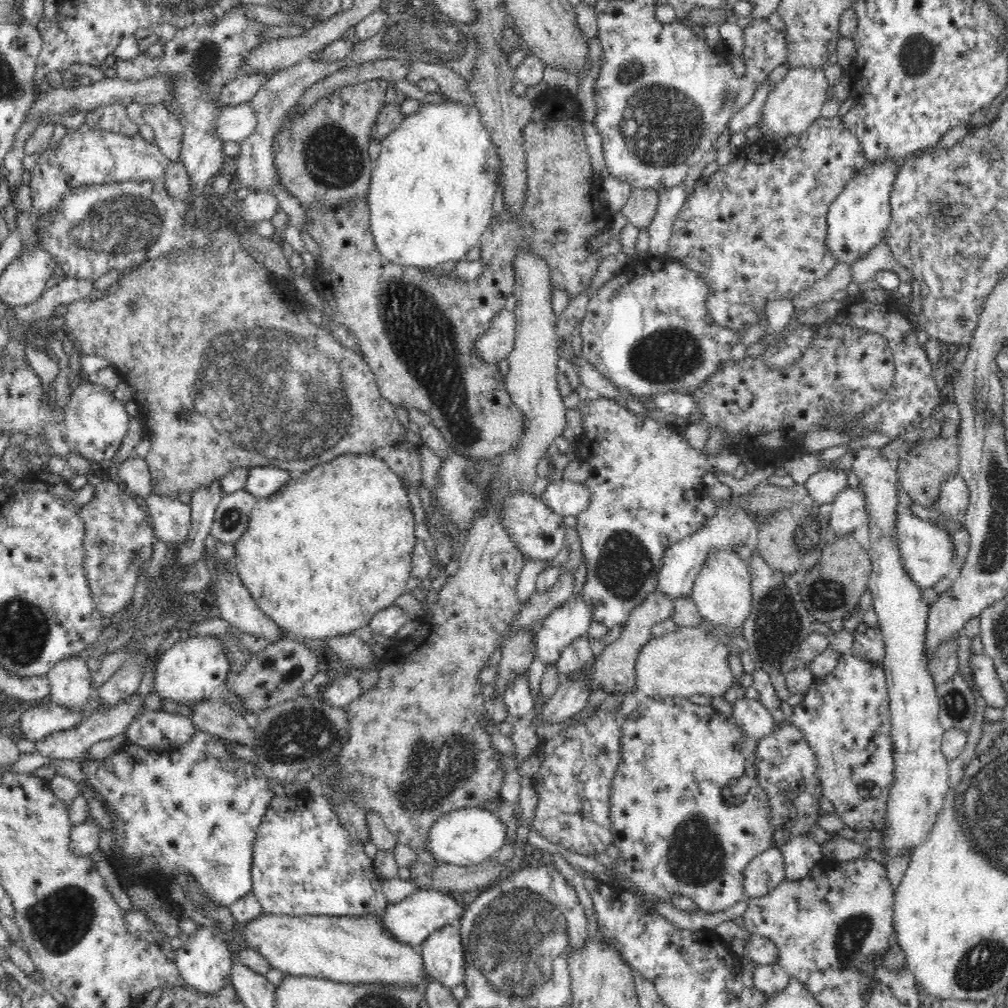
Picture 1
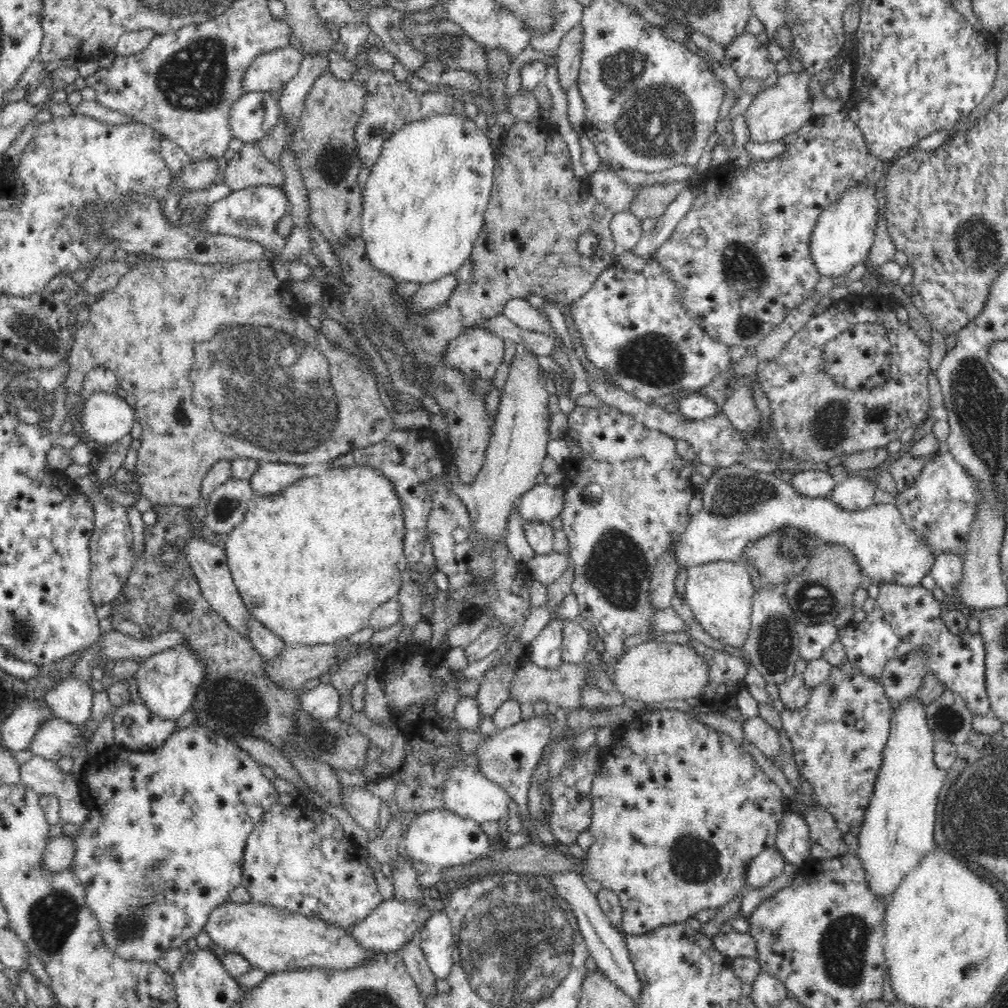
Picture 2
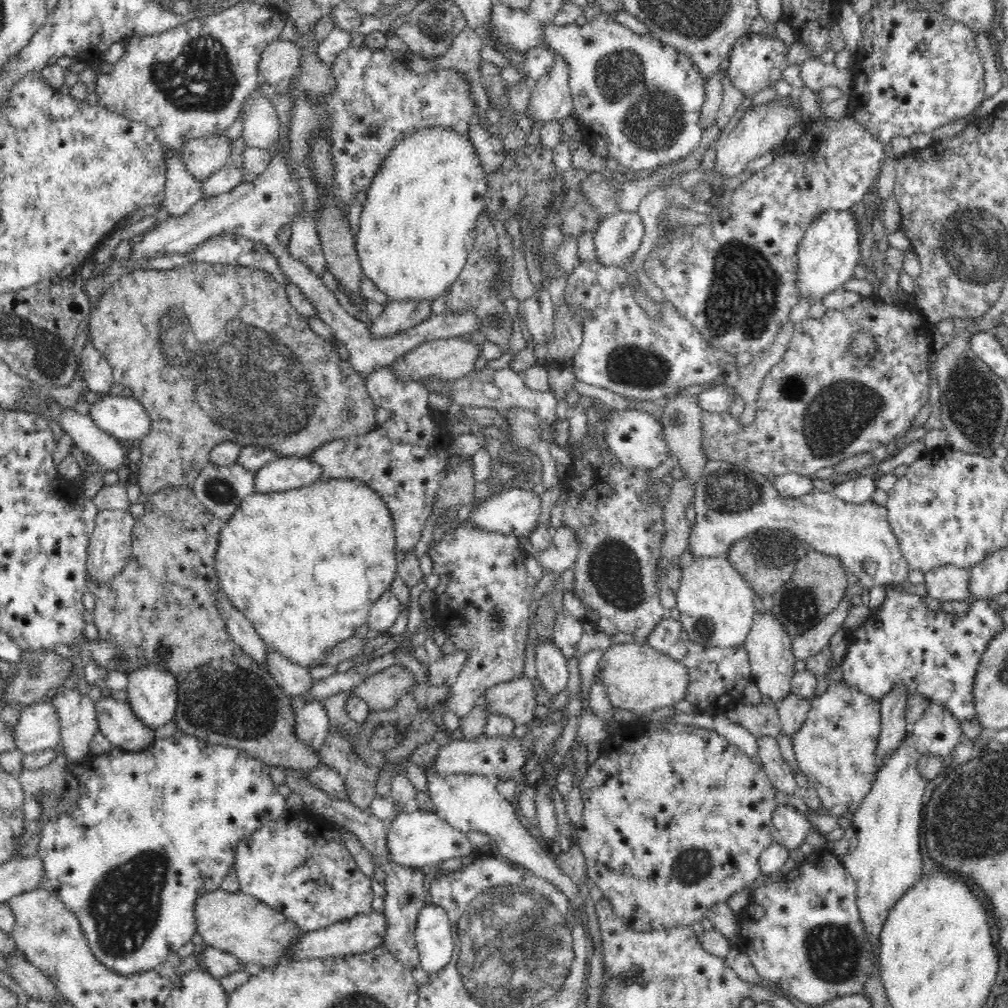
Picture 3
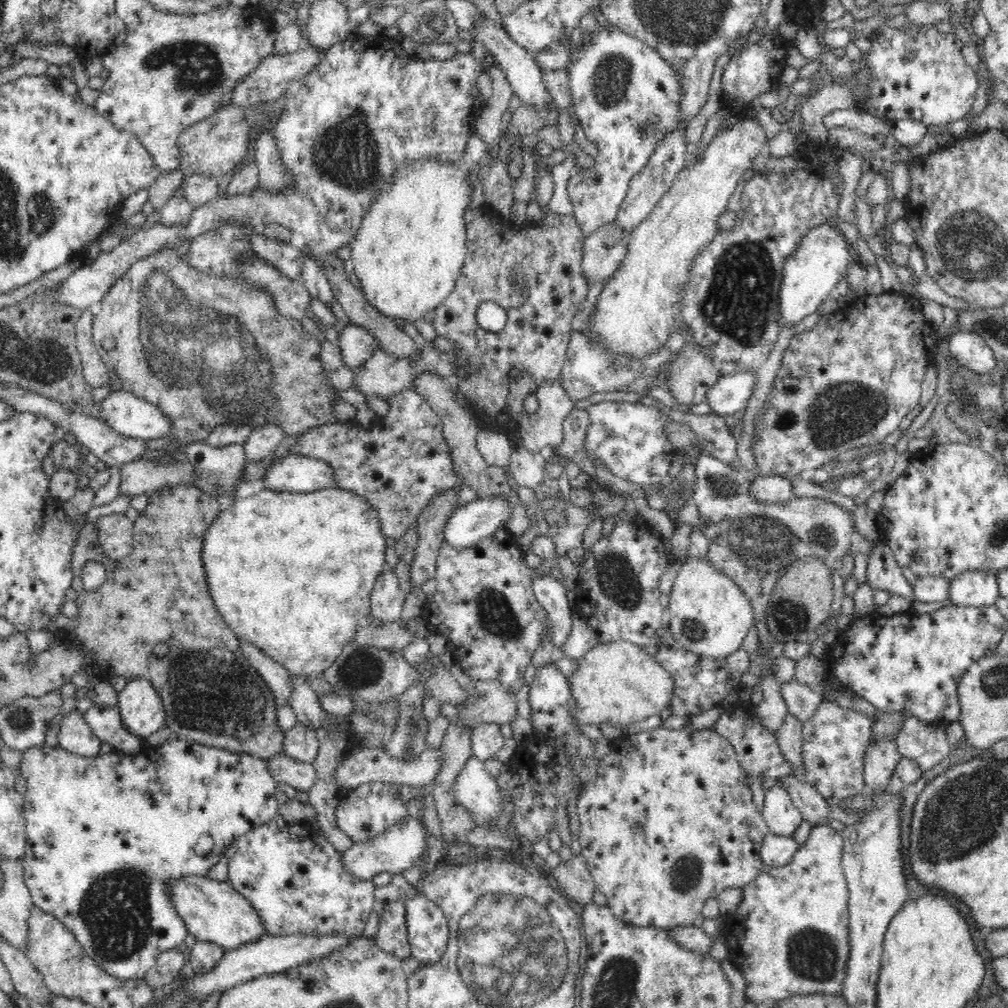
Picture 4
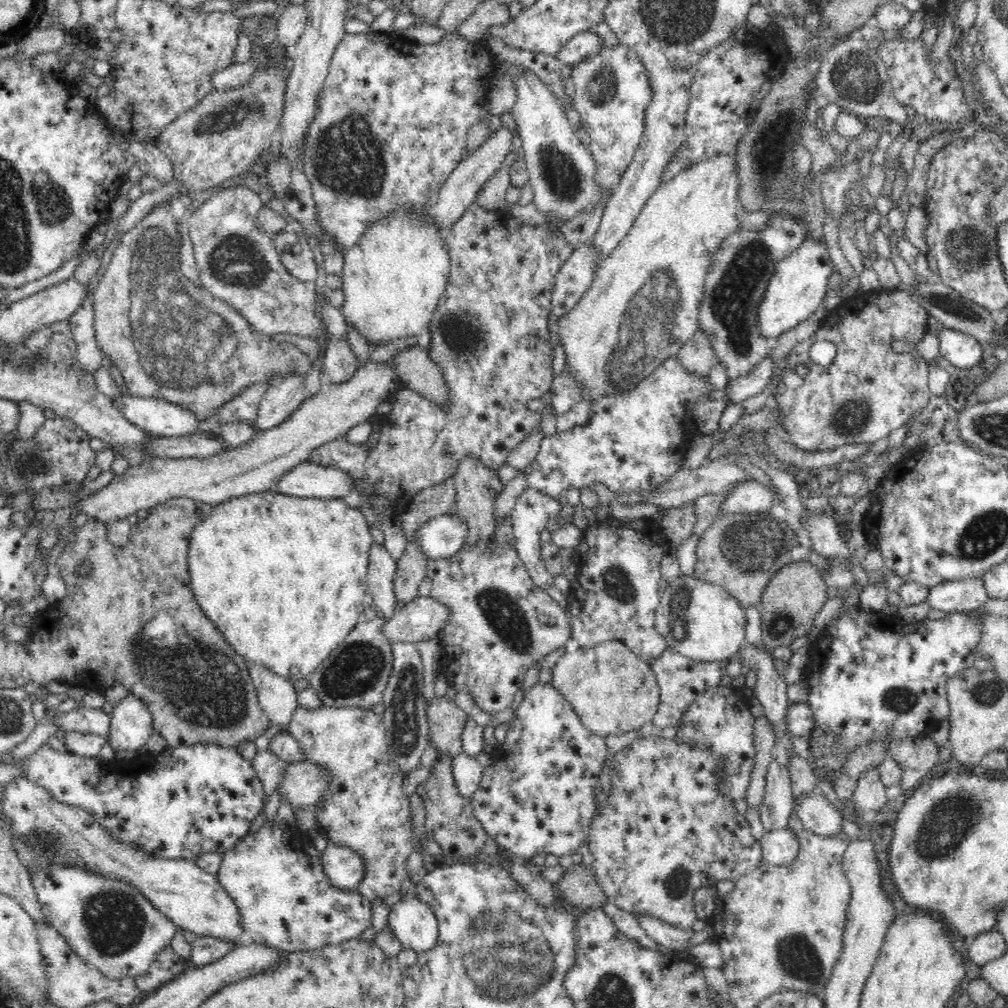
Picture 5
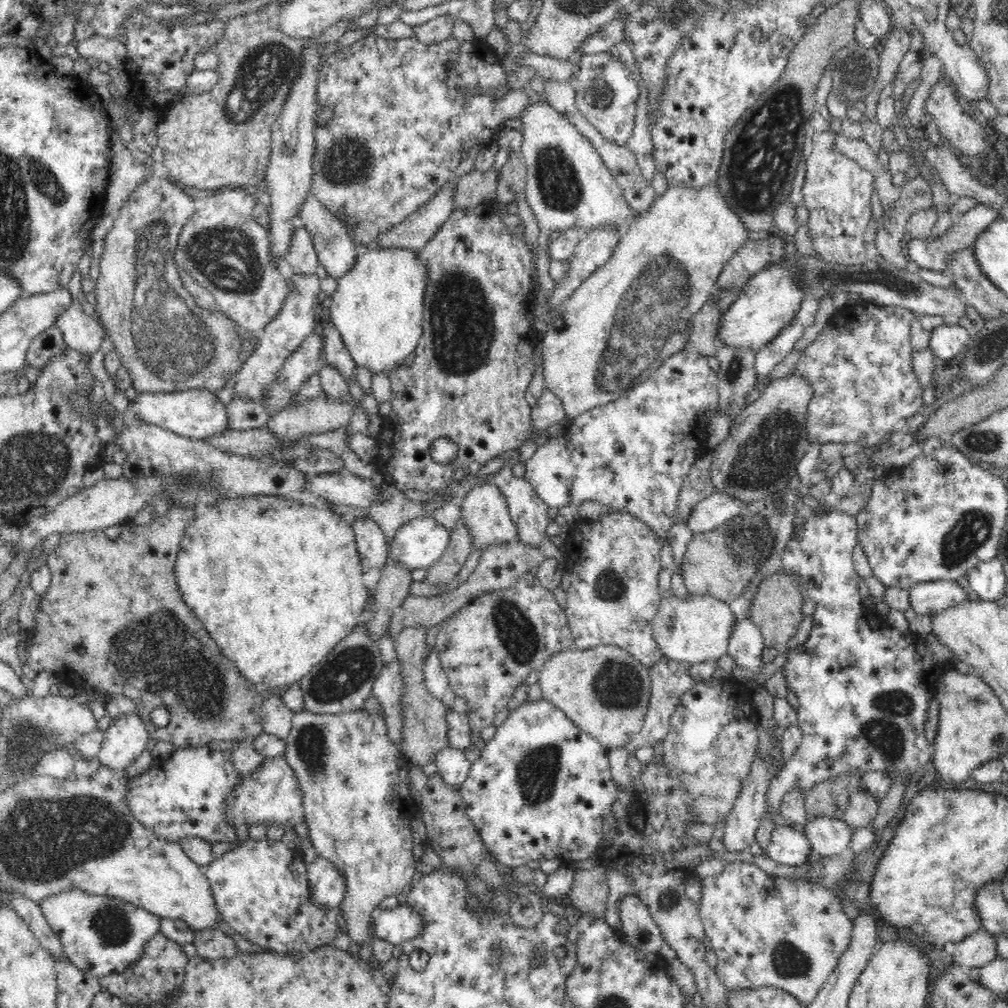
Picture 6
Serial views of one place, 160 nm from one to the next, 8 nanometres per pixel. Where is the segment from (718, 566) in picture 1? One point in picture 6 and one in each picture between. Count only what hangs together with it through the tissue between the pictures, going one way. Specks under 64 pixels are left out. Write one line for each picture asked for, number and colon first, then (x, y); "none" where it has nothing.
2: (720, 594)
3: (716, 605)
4: (708, 614)
5: (699, 620)
6: (694, 630)

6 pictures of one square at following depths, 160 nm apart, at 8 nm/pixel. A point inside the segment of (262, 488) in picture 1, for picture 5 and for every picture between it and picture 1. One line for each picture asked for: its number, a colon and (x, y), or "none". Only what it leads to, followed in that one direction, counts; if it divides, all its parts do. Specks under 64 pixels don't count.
2: (272, 477)
3: (286, 473)
4: (295, 473)
5: (308, 480)

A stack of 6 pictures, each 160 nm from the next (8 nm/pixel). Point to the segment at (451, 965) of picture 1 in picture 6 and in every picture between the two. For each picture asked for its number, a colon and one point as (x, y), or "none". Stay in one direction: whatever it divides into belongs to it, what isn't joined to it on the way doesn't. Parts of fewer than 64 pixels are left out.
2: (438, 944)
3: (433, 936)
4: (428, 933)
5: (413, 922)
6: (400, 924)

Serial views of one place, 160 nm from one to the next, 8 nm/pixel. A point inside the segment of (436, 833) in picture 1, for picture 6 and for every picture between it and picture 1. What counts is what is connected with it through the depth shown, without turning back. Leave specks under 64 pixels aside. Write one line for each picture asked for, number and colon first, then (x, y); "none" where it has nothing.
2: (440, 838)
3: (416, 838)
4: (398, 849)
5: (344, 868)
6: (327, 884)

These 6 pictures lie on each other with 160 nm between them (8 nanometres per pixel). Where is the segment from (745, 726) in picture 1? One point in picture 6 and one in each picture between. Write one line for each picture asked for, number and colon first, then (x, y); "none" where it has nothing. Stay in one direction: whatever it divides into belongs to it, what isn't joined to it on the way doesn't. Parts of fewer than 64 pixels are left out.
2: (756, 731)
3: (776, 767)
4: (813, 807)
5: (817, 814)
6: (828, 836)

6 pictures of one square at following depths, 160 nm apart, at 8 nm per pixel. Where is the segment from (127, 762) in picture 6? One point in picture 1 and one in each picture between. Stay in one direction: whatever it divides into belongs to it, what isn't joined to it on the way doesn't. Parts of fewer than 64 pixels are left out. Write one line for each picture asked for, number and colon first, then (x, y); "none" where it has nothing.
1: (189, 670)
2: (168, 681)
3: (152, 694)
4: (141, 709)
5: (132, 725)

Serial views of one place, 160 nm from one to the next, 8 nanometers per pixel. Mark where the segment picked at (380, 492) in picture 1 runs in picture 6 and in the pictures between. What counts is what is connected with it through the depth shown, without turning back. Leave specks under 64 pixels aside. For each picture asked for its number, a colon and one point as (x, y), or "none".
2: (343, 532)
3: (278, 559)
4: (259, 555)
5: (284, 599)
6: (238, 564)

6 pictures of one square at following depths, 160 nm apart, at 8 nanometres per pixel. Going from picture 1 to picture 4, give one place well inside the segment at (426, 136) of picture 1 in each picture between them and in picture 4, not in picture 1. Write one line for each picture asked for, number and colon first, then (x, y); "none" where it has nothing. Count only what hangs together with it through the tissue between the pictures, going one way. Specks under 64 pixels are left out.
2: (424, 202)
3: (417, 227)
4: (411, 245)

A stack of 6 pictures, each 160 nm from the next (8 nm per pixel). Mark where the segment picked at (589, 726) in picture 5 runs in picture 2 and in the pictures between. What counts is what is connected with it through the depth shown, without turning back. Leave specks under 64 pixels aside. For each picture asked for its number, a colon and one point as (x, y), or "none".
2: (652, 671)
3: (638, 678)
4: (618, 682)

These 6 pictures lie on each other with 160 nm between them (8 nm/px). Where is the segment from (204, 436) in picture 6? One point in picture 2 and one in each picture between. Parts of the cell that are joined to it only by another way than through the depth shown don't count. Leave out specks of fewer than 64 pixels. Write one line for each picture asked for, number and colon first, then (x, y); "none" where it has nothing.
2: (106, 417)
3: (123, 417)
4: (133, 417)
5: (156, 416)

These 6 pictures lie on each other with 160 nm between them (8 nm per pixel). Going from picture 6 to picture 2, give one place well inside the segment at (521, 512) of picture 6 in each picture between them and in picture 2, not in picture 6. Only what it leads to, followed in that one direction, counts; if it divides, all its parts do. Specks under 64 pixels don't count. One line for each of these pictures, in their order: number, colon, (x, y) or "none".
2: (576, 642)
3: (567, 631)
4: (550, 593)
5: (532, 512)

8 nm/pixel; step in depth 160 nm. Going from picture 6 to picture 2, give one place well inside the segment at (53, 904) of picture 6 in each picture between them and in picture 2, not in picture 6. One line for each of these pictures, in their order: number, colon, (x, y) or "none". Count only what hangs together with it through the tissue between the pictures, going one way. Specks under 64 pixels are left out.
2: (162, 846)
3: (131, 845)
4: (106, 835)
5: (110, 925)

